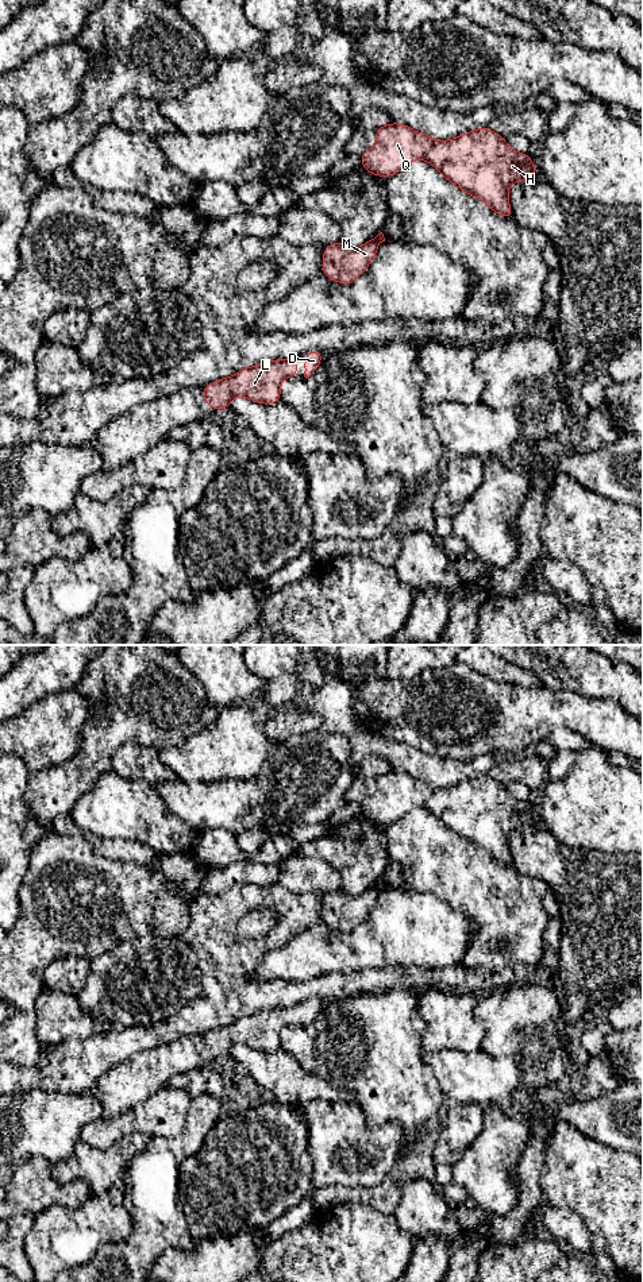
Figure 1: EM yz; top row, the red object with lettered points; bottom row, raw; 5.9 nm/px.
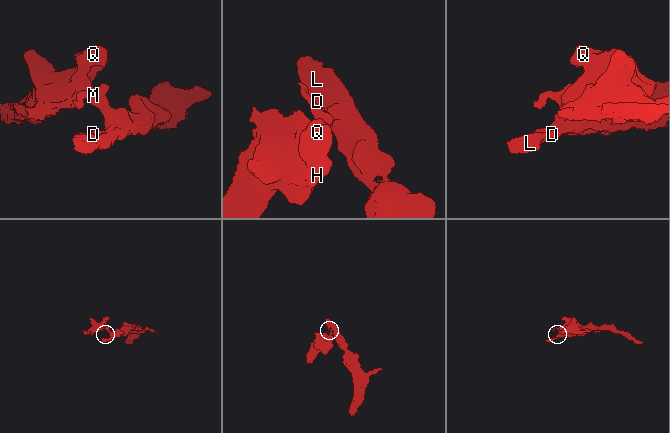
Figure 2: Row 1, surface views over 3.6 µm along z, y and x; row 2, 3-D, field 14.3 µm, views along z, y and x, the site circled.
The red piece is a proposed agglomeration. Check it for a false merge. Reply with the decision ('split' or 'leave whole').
split

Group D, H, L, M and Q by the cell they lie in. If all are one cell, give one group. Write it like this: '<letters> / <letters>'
D L M / H Q

